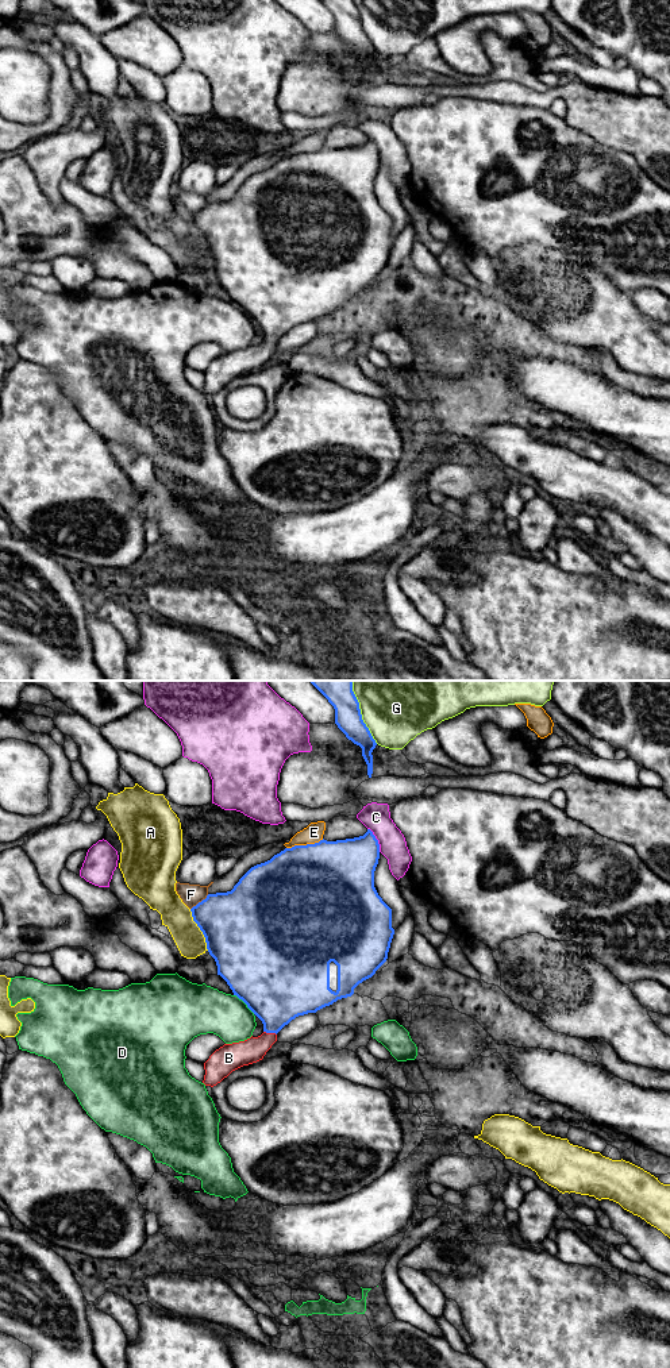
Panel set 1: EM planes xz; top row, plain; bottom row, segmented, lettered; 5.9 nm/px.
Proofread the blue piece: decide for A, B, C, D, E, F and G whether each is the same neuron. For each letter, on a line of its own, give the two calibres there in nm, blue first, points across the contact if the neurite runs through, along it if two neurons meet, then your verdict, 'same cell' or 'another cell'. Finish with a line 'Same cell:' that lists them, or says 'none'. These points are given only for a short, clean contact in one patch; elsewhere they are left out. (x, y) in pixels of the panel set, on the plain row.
A: 460 nm thick on the blue side, 170 nm on the other; another cell
B: 380 nm thick on the blue side, 150 nm on the other; runs through xz (277, 300), (270, 340), (253, 358), (235, 363); same cell
C: 340 nm thick on the blue side, 160 nm on the other; another cell
D: 500 nm thick on the blue side, 280 nm on the other; another cell
E: 500 nm thick on the blue side, 110 nm on the other; another cell
F: 380 nm thick on the blue side, 130 nm on the other; another cell
G: 160 nm thick on the blue side, 320 nm on the other; another cell
Same cell: B

